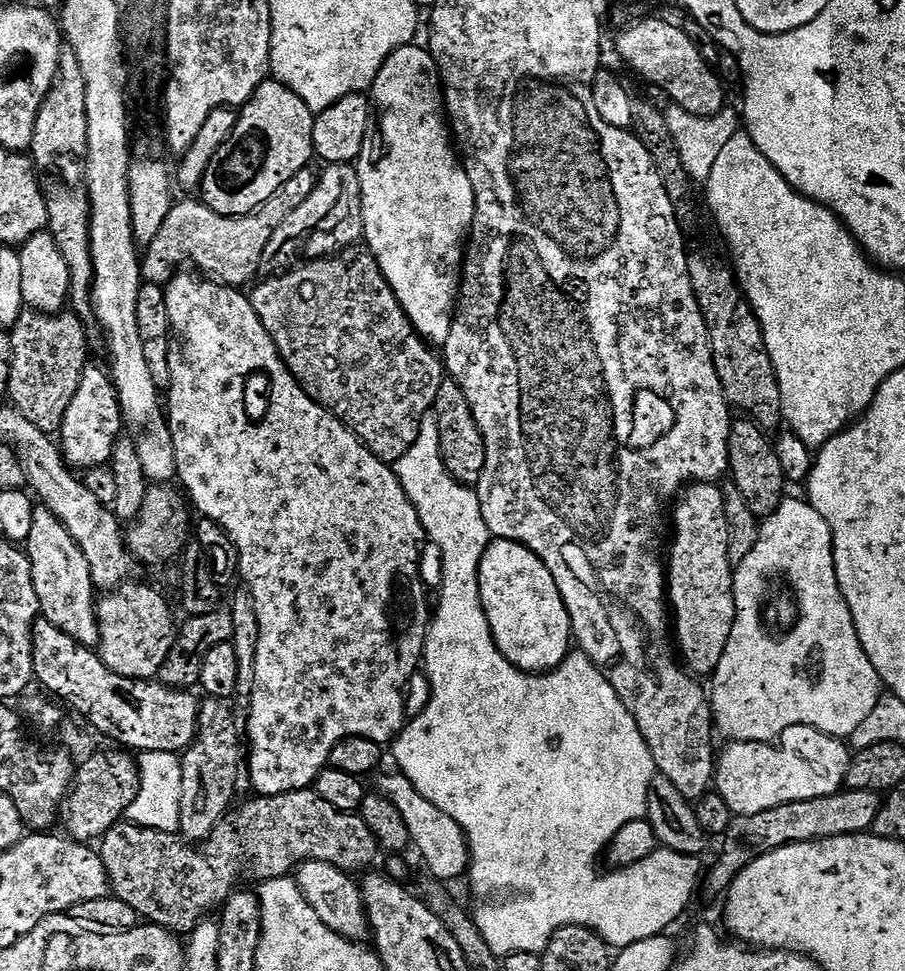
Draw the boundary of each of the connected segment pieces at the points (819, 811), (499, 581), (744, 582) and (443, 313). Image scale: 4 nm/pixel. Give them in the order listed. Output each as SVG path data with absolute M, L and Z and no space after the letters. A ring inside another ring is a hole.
M856 788L841 790L826 798L810 798L806 802L786 802L786 806L762 810L762 814L750 814L733 819L731 821L733 824L724 832L724 853L706 868L709 894L722 895L731 886L732 879L735 876L737 879L743 873L747 864L782 846L839 836L859 836L875 829L881 805L881 793Z
M493 539L484 552L478 569L478 583L488 621L496 635L496 645L506 659L523 672L547 674L556 671L574 648L572 616L560 593L552 571L544 565L544 559L526 546L513 540Z
M786 498L763 524L760 541L753 546L744 565L738 568L736 629L732 631L722 662L711 677L712 719L717 729L724 731L725 728L736 742L770 744L794 726L810 726L827 736L851 738L878 706L882 697L882 681L860 641L856 620L844 597L832 528L826 518L822 518L822 514L818 514L818 510L804 498ZM790 570L796 584L802 589L803 617L794 634L777 639L772 635L769 625L764 620L764 624L760 621L762 590L768 588L769 580L774 578L775 573L788 574Z
M411 43L407 44L404 48L399 48L385 62L384 69L376 77L374 104L378 109L378 131L371 141L370 151L366 156L368 165L365 168L361 167L359 173L360 181L362 182L362 194L364 195L366 236L367 239L372 239L370 248L382 266L384 277L390 282L392 289L396 292L396 297L400 300L400 305L404 308L404 312L407 313L409 318L412 319L412 323L415 324L420 335L433 345L447 345L452 339L452 326L458 311L458 301L462 295L462 277L466 272L466 244L464 248L464 239L467 238L468 231L471 230L472 223L476 220L476 188L472 185L471 174L460 165L460 160L456 157L456 148L452 145L452 136L448 133L448 120L444 117L445 89L442 87L440 65L437 64L436 59L433 58L431 51L427 47L416 47L417 45L415 43Z

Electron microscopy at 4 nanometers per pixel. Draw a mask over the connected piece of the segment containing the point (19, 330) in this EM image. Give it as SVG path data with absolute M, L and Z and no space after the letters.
M28 314L12 332L14 366L8 387L11 403L30 418L38 430L52 434L64 423L67 408L74 402L88 363L88 332L76 316Z

